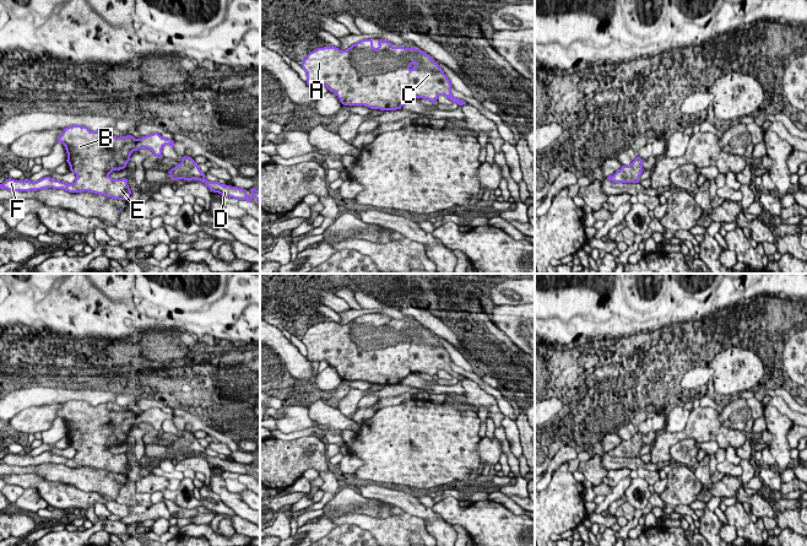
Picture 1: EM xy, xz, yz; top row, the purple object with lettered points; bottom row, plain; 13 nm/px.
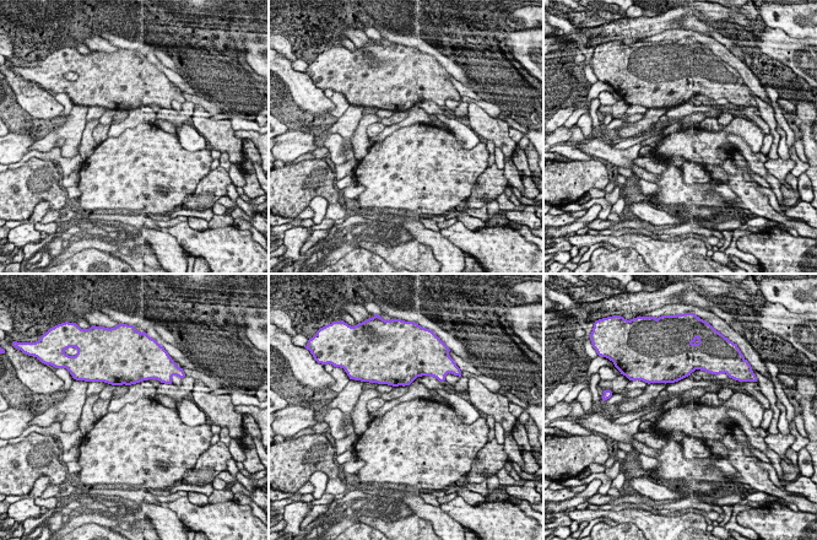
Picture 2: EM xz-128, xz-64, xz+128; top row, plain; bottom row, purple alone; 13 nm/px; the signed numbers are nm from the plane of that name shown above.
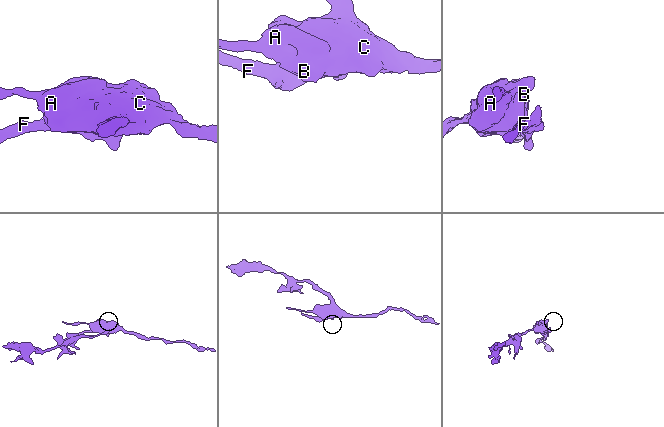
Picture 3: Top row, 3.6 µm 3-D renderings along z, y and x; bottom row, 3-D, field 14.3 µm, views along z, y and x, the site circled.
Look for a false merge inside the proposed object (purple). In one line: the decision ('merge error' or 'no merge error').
no merge error

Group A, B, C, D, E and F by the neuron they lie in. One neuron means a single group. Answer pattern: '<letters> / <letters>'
A B C D E F

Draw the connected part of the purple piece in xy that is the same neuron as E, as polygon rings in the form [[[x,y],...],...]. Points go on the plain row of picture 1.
[[[72,400],[64,404],[61,410],[58,412],[58,417],[65,421],[70,445],[76,449],[74,458],[69,459],[65,456],[55,455],[50,452],[44,452],[37,456],[31,456],[27,453],[25,455],[6,454],[0,459],[0,464],[7,464],[10,466],[37,466],[47,463],[63,464],[69,467],[94,467],[104,470],[112,474],[128,475],[131,465],[128,460],[128,454],[113,454],[109,449],[113,445],[124,444],[130,436],[130,431],[134,426],[140,423],[148,423],[158,433],[162,432],[162,423],[166,420],[174,421],[174,416],[170,413],[162,412],[158,407],[153,407],[141,413],[135,413],[131,410],[126,411],[109,411],[107,404],[99,404],[91,406],[87,401]]]

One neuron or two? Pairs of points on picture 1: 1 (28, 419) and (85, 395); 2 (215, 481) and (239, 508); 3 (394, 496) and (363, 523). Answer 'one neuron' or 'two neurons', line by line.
1: two neurons
2: one neuron
3: two neurons

